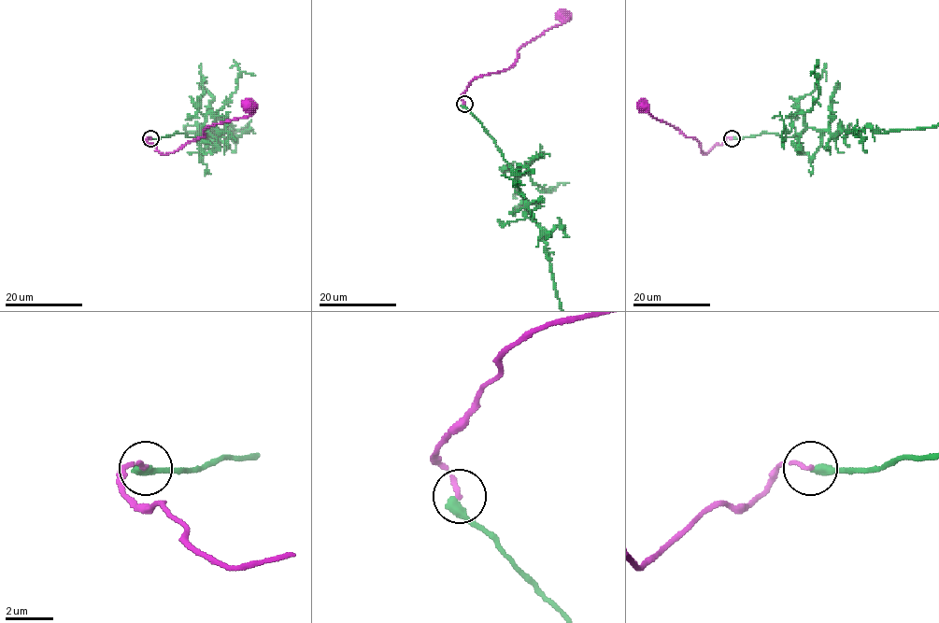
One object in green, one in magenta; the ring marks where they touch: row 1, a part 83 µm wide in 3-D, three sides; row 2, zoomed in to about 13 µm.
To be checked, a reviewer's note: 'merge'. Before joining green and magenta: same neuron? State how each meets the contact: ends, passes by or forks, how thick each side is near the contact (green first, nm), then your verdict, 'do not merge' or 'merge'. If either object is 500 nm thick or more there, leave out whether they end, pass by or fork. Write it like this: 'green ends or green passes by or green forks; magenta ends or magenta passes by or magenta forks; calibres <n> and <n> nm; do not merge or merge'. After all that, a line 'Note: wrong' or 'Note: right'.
green ends; magenta ends; calibres 420 and 190 nm; do not merge
Note: wrong

